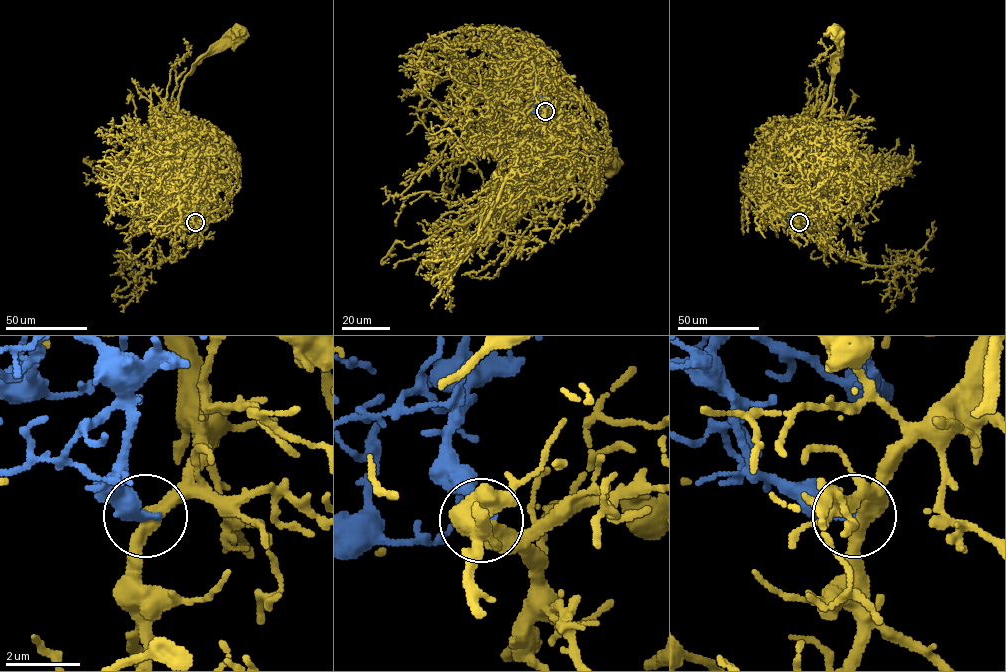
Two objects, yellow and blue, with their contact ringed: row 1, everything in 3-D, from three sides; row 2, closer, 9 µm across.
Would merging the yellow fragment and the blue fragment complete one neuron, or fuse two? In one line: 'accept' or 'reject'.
accept

